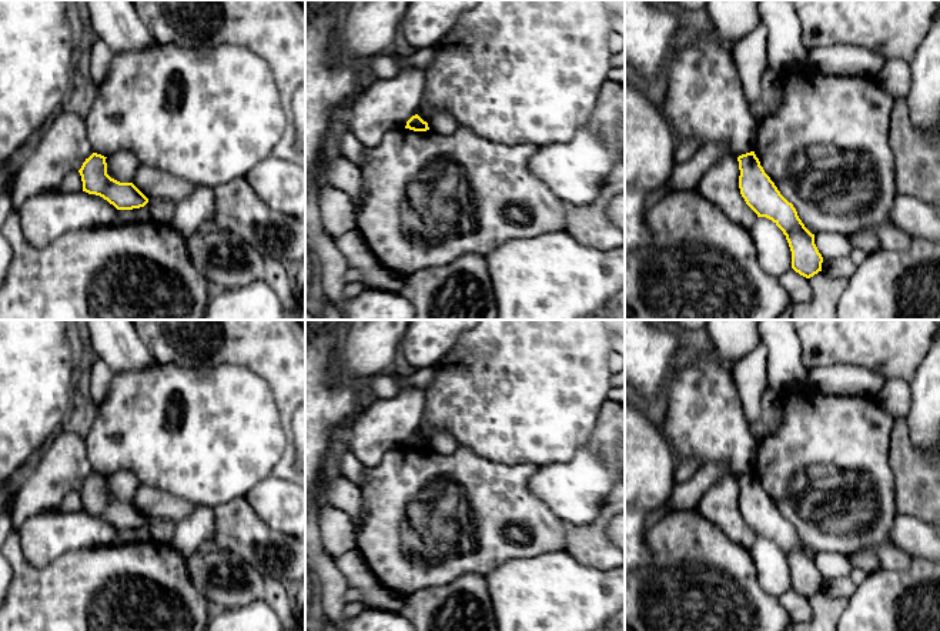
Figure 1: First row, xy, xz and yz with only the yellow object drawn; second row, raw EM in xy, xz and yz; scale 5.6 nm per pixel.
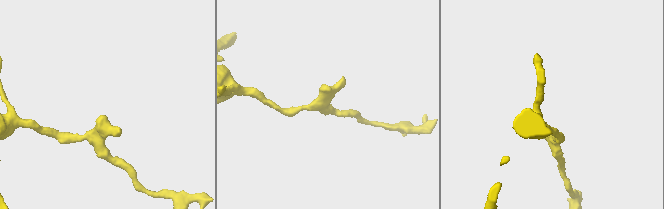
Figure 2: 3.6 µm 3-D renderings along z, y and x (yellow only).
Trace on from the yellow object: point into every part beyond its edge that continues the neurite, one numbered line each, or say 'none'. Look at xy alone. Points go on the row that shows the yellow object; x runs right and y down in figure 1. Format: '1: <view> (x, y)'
none

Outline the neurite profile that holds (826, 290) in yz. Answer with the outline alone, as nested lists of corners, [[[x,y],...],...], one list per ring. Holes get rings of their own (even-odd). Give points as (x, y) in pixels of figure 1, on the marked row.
[[[819,271],[809,278],[812,298],[807,303],[790,303],[790,320],[839,320],[837,300],[847,286],[847,278],[833,278]]]

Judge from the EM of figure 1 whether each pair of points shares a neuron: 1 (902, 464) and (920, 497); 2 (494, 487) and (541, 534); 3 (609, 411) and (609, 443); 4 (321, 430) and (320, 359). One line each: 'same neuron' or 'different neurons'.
1: same neuron
2: same neuron
3: same neuron
4: same neuron

